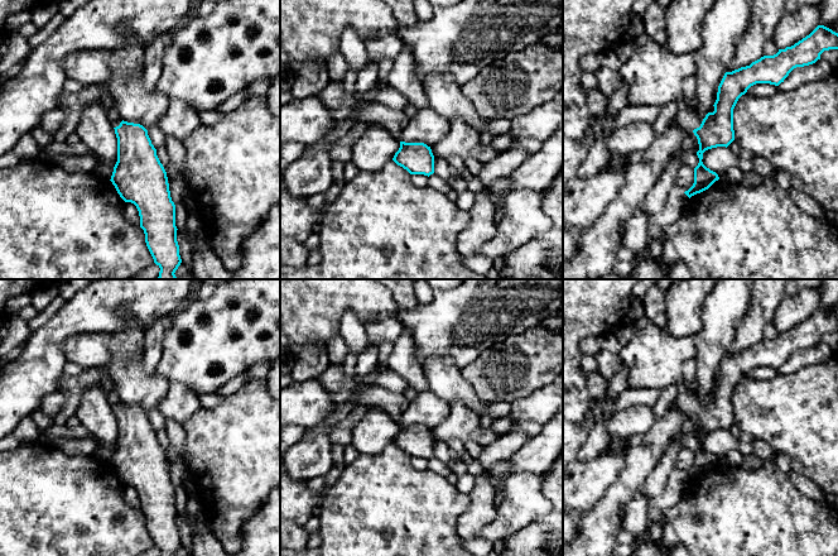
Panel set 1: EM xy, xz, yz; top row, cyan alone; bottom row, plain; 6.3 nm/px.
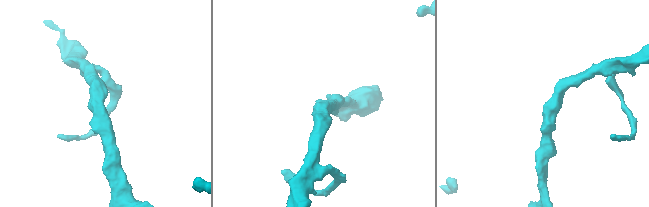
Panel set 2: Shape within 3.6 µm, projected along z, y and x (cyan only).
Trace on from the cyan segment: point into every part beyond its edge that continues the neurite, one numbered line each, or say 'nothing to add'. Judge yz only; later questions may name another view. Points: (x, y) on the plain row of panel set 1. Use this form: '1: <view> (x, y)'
1: yz (687, 399)

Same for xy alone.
1: xy (115, 402)

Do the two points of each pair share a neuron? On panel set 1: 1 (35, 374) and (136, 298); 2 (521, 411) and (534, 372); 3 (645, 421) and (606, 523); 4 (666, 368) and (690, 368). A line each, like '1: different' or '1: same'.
1: same
2: different
3: different
4: different

